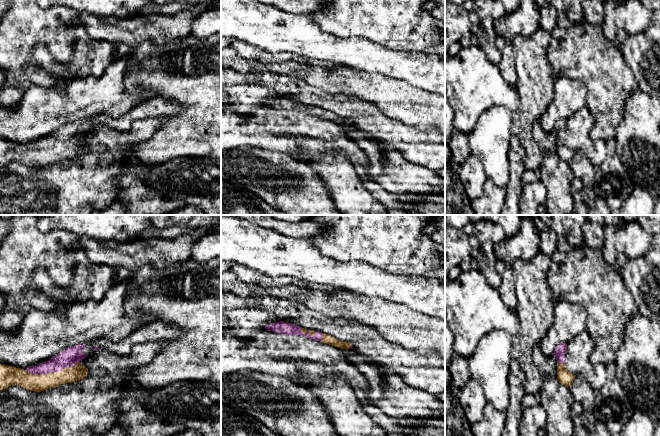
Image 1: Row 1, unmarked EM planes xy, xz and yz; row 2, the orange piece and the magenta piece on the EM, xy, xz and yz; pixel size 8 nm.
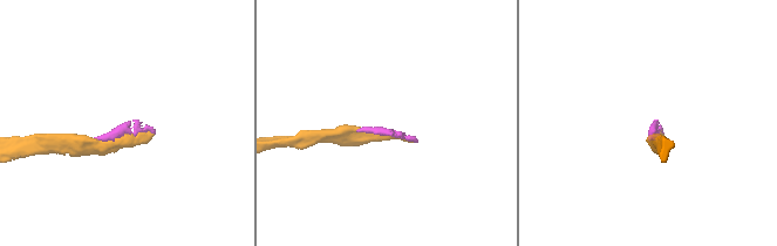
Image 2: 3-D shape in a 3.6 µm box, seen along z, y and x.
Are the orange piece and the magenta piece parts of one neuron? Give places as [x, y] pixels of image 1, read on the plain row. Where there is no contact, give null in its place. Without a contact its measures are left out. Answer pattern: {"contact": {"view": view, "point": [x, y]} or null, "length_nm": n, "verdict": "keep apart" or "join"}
{"contact": {"view": "xy", "point": [52, 148]}, "length_nm": 440, "verdict": "join"}

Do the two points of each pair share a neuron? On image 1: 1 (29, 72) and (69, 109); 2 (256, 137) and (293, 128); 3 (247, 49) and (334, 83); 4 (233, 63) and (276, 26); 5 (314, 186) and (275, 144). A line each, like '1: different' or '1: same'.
1: different
2: same
3: different
4: different
5: different

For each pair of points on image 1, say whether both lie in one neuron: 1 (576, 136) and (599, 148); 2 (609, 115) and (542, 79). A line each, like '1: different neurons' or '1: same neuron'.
1: same neuron
2: different neurons

